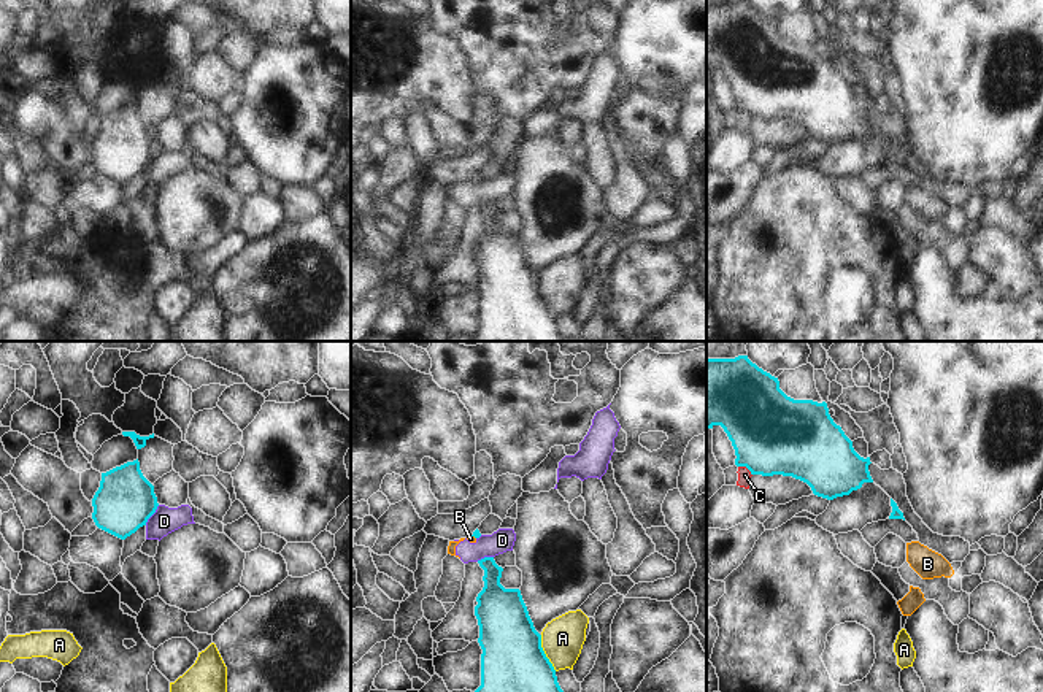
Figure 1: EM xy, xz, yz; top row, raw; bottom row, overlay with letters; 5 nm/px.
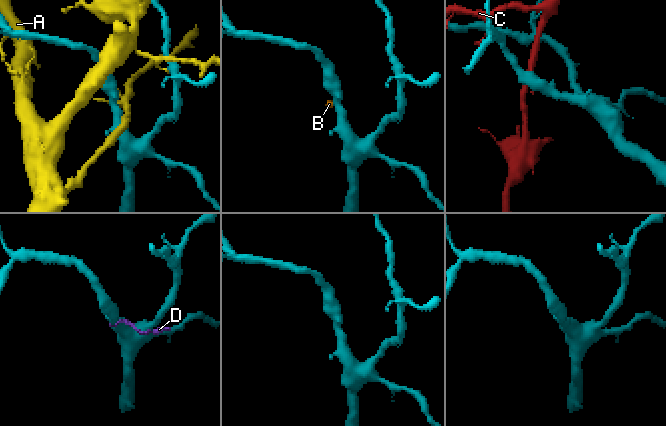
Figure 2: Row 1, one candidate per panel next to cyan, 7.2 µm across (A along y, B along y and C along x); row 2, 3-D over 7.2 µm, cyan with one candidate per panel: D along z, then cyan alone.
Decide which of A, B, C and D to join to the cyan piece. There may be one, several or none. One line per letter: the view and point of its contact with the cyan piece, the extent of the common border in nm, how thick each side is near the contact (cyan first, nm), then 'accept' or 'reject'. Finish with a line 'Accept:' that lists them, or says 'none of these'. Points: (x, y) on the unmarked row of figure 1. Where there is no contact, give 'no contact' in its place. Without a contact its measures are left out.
A: contact xz (543, 297); length 200 nm; calibres 420 and 220 nm; reject
B: contact xz (473, 180); length 30 nm; calibres 40 and 30 nm; reject
C: contact yz (746, 111); length 90 nm; calibres 420 and 70 nm; reject
D: contact xy (153, 157); length 130 nm; calibres 300 and 140 nm; reject
Accept: none of these

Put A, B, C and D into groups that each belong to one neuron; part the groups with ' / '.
A / B D / C

